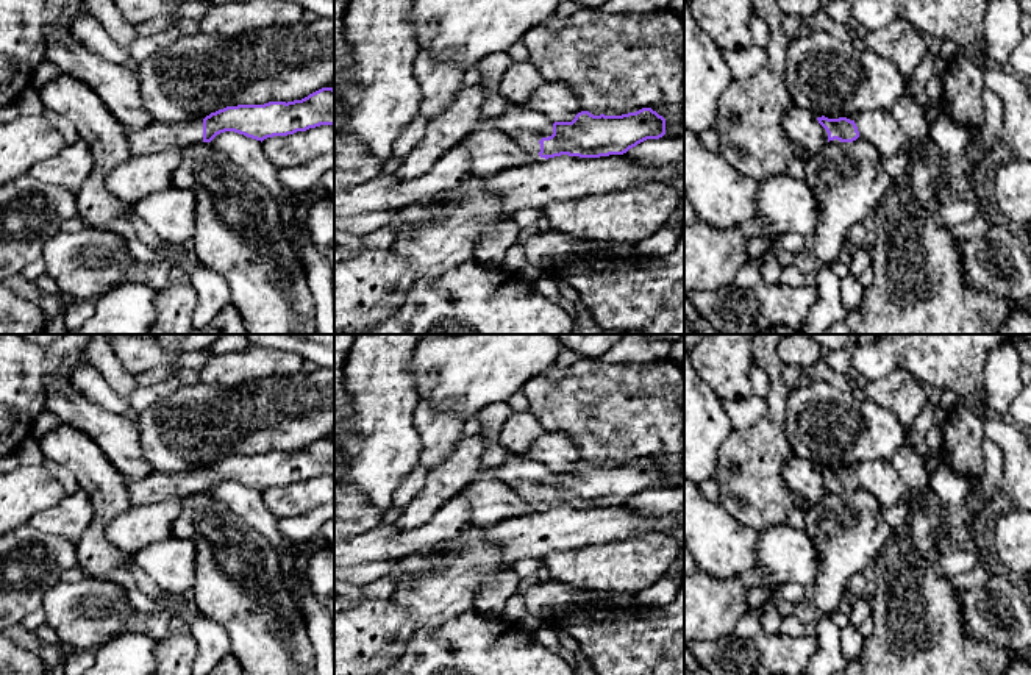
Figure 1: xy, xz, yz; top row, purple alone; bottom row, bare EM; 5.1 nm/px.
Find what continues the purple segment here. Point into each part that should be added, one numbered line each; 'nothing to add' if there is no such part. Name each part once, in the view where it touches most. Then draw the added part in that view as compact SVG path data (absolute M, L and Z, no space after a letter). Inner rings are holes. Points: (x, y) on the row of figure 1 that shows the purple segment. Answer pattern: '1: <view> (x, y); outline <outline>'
1: xz (525, 128); outline M509 106L501 116L487 119L491 125L525 152L539 156L542 138L553 134L553 120L537 111Z

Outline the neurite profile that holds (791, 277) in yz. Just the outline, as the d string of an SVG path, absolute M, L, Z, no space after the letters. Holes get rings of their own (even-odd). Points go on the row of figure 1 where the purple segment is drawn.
M786 269L781 273L781 284L790 286L790 288L800 288L806 281L808 281L806 277L797 269Z

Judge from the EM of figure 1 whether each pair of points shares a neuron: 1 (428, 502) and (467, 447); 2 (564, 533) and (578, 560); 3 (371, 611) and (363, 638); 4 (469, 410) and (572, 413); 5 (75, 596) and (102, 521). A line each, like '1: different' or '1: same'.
1: same
2: different
3: same
4: different
5: different

